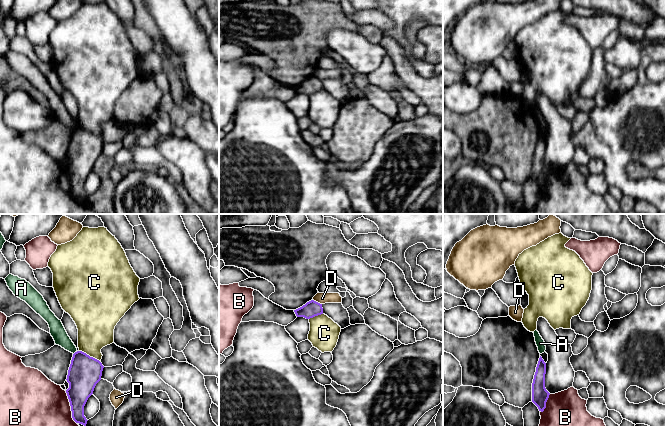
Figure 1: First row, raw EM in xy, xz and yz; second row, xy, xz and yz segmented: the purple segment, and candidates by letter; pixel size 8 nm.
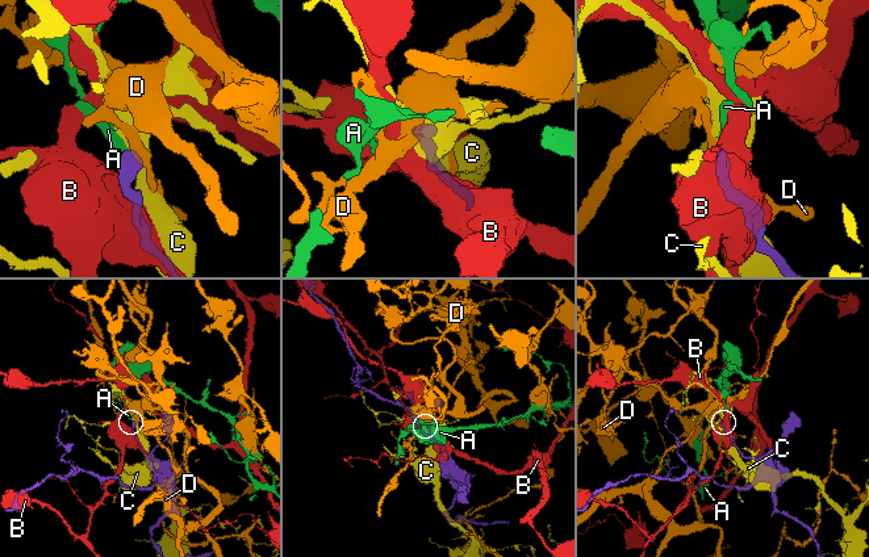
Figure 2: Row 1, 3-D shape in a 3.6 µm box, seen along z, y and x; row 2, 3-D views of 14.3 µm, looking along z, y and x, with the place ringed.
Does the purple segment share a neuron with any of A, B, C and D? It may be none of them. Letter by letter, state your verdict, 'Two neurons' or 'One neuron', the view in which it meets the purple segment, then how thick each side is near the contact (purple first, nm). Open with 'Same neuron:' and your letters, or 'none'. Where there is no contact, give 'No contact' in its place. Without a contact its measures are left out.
Same neuron: none
A: Two neurons. Touches purple in xy. Thickness 260 nm (purple) against 120 nm
B: Two neurons. Touches purple in xy. Thickness 240 nm (purple) against 480 nm
C: Two neurons. Touches purple in xy. Thickness 260 nm (purple) against 300 nm
D: Two neurons. Touches purple in xz. Thickness 130 nm (purple) against 90 nm

